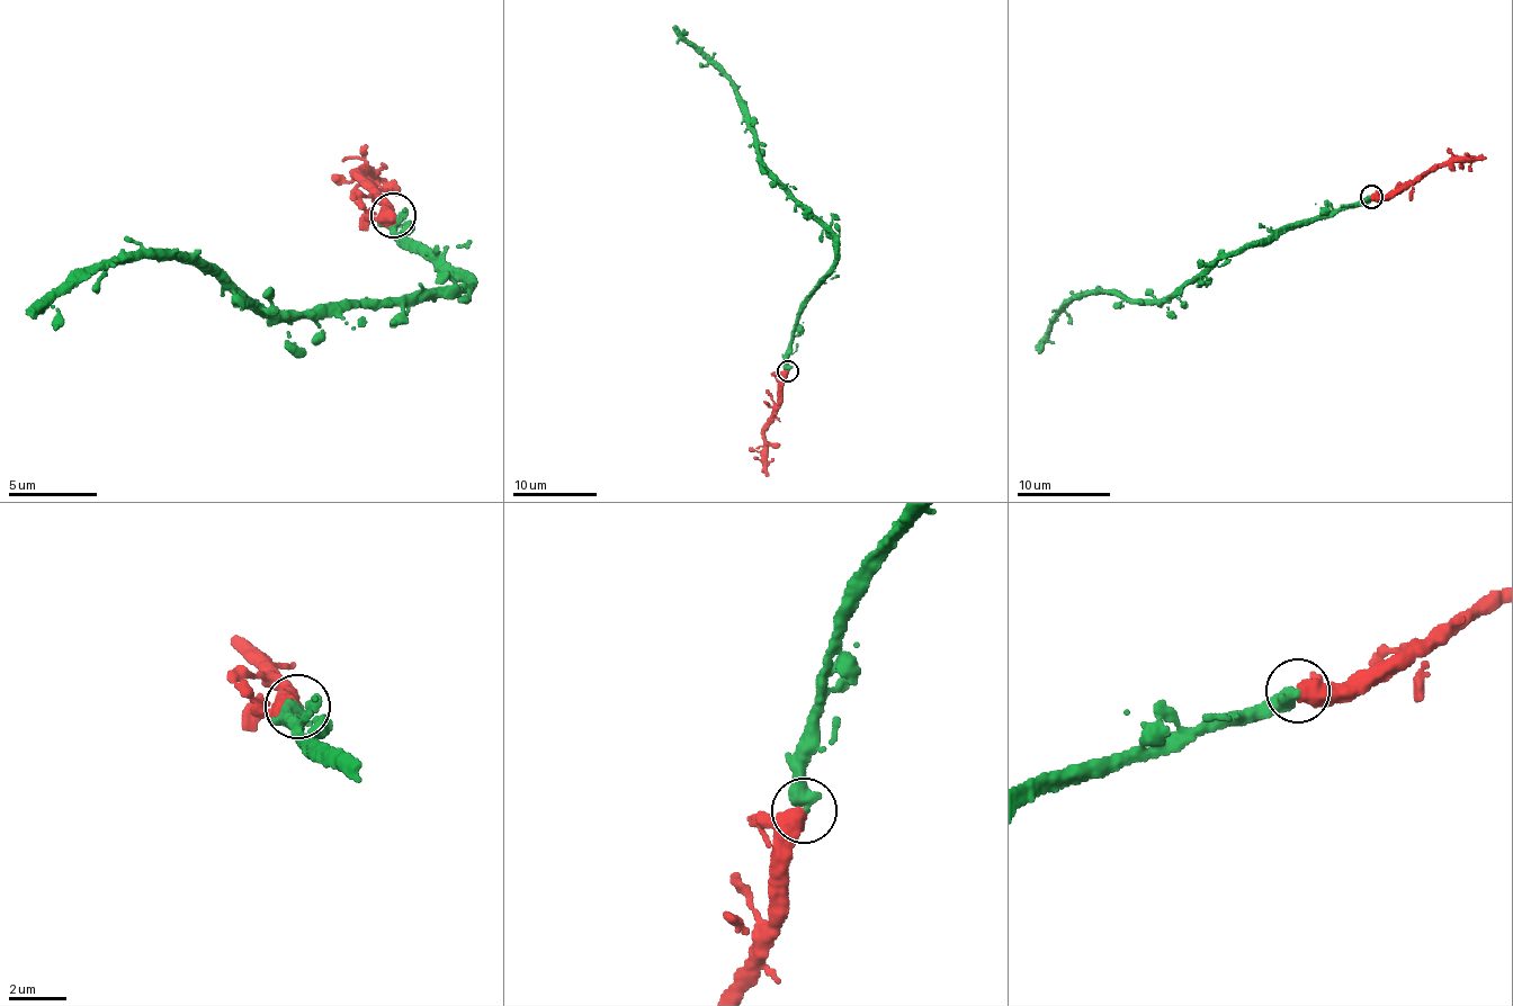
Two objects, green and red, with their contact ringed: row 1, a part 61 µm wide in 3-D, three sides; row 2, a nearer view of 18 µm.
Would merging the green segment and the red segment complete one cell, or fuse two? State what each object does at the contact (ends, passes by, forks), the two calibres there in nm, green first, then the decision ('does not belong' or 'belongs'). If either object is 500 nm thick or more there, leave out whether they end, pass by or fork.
400/550 nm | belongs

